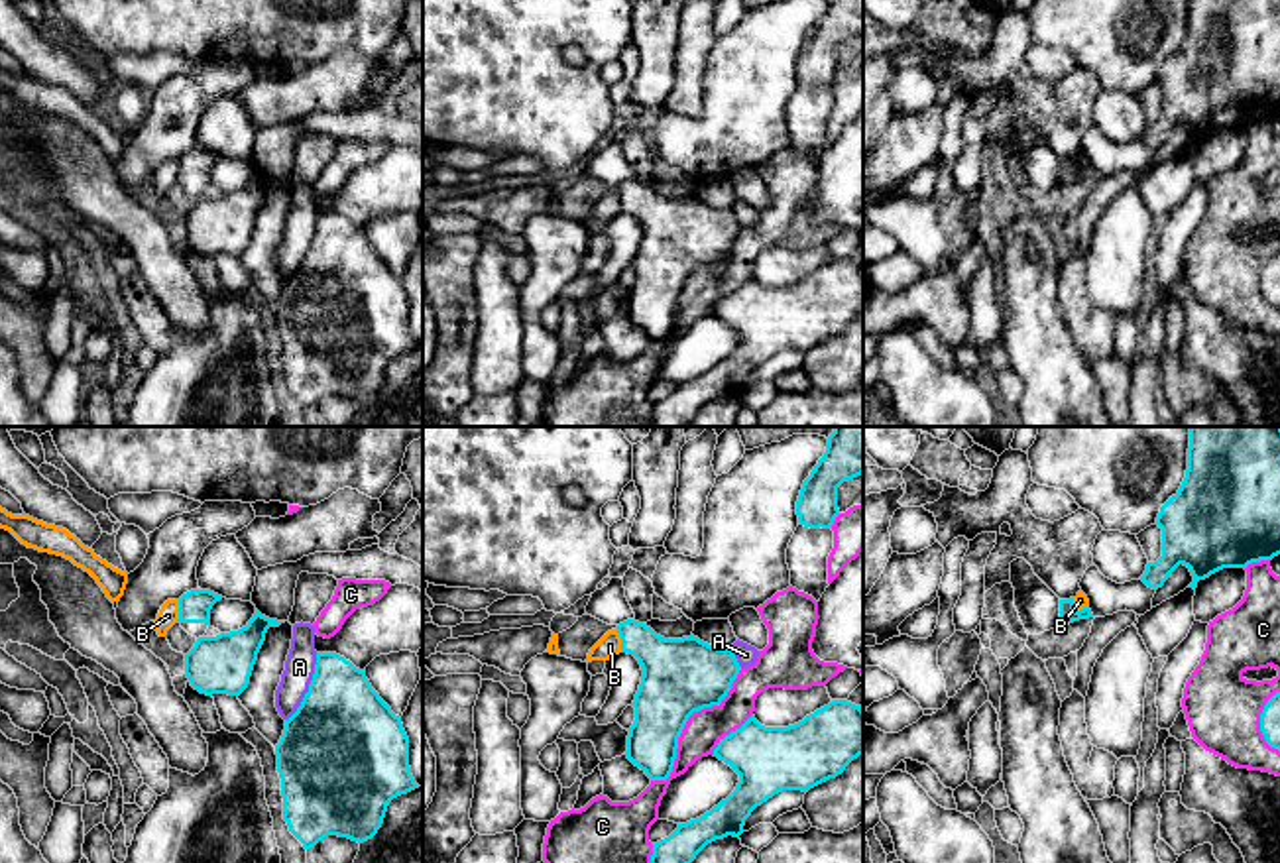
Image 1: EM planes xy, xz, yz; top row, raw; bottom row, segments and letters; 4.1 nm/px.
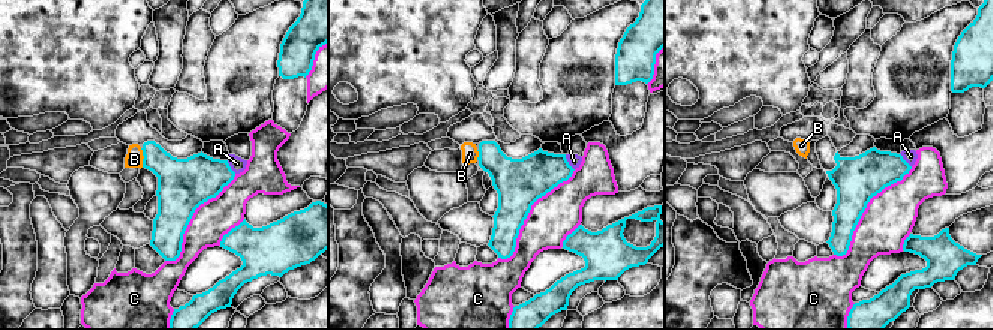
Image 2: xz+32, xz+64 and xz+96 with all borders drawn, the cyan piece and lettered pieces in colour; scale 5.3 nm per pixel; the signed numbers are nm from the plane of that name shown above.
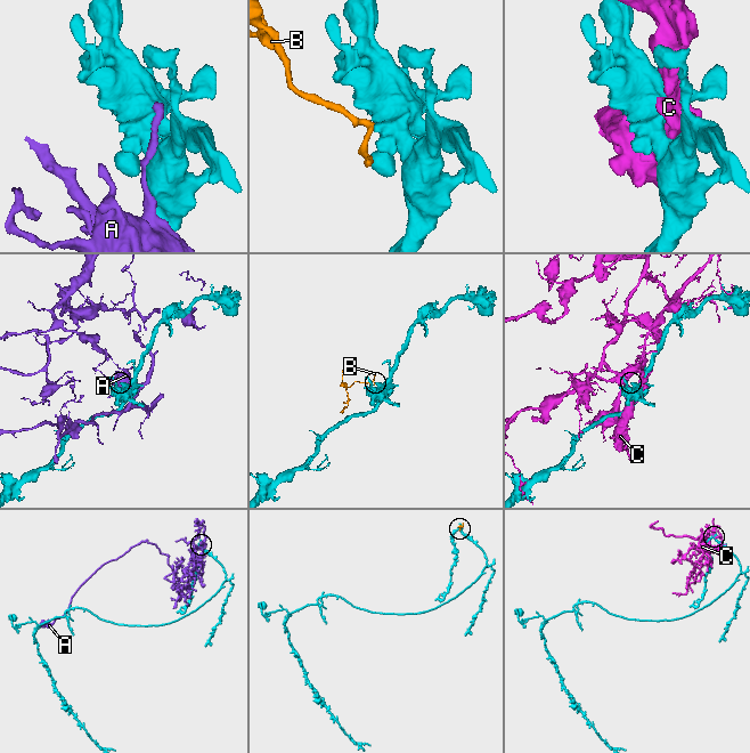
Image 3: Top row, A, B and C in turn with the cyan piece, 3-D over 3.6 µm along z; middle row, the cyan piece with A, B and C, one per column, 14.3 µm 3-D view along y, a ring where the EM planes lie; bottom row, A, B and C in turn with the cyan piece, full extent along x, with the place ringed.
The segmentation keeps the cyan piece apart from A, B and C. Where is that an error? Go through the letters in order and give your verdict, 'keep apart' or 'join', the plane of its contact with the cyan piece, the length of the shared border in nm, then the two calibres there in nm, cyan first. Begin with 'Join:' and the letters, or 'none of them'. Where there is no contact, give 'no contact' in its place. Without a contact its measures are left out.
Join: none of them
A: keep apart | xy | 300 nm | 440/130 nm
B: keep apart | yz | 80 nm | 70/60 nm
C: keep apart | xz | 600 nm | 300/160 nm

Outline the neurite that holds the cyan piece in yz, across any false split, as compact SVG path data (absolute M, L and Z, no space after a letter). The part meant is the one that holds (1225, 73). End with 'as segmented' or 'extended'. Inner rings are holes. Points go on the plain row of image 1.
M1190 0L1186 37L1156 77L1162 88L1162 116L1148 122L1140 140L1158 149L1180 126L1188 126L1197 147L1199 140L1223 128L1247 128L1280 114L1280 0Z; as segmented

